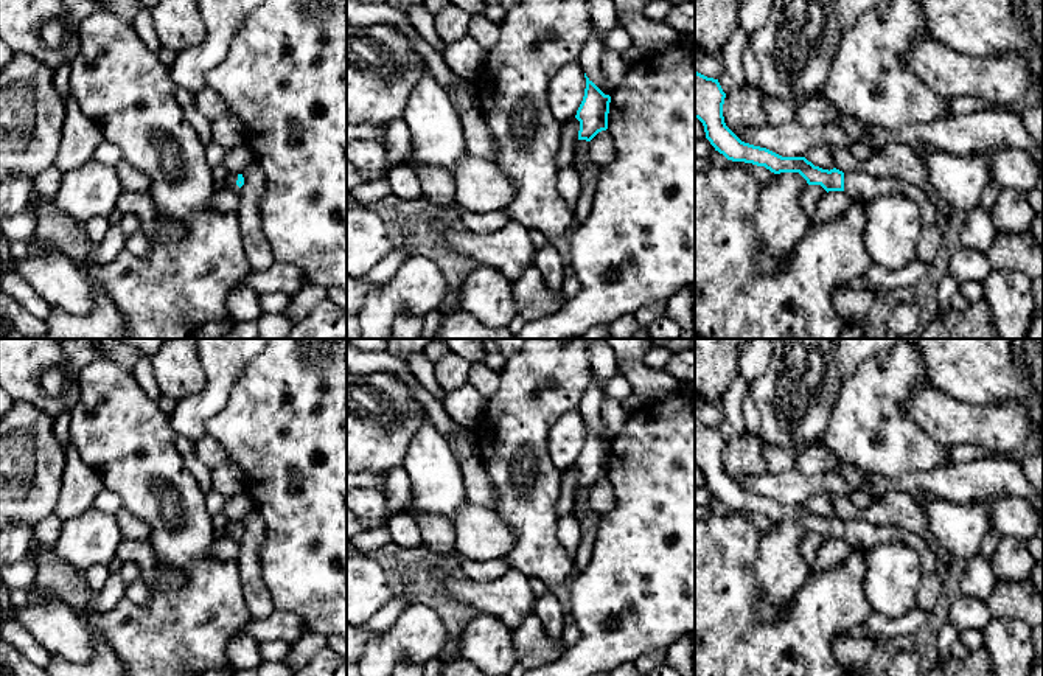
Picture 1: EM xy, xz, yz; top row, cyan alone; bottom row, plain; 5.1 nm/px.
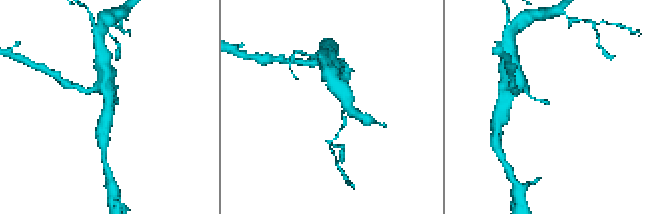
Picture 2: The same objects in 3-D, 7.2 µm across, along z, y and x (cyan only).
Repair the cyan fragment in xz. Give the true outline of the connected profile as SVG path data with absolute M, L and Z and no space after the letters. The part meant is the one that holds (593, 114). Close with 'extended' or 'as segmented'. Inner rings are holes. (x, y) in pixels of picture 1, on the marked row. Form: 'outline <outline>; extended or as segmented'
outline M584 73L586 89L575 118L580 121L574 166L580 169L591 163L589 141L608 129L611 96L605 95Z; extended

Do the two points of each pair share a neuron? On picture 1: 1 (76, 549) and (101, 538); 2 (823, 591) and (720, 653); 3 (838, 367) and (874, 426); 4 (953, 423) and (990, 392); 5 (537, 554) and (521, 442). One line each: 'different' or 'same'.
1: same
2: same
3: different
4: different
5: same

